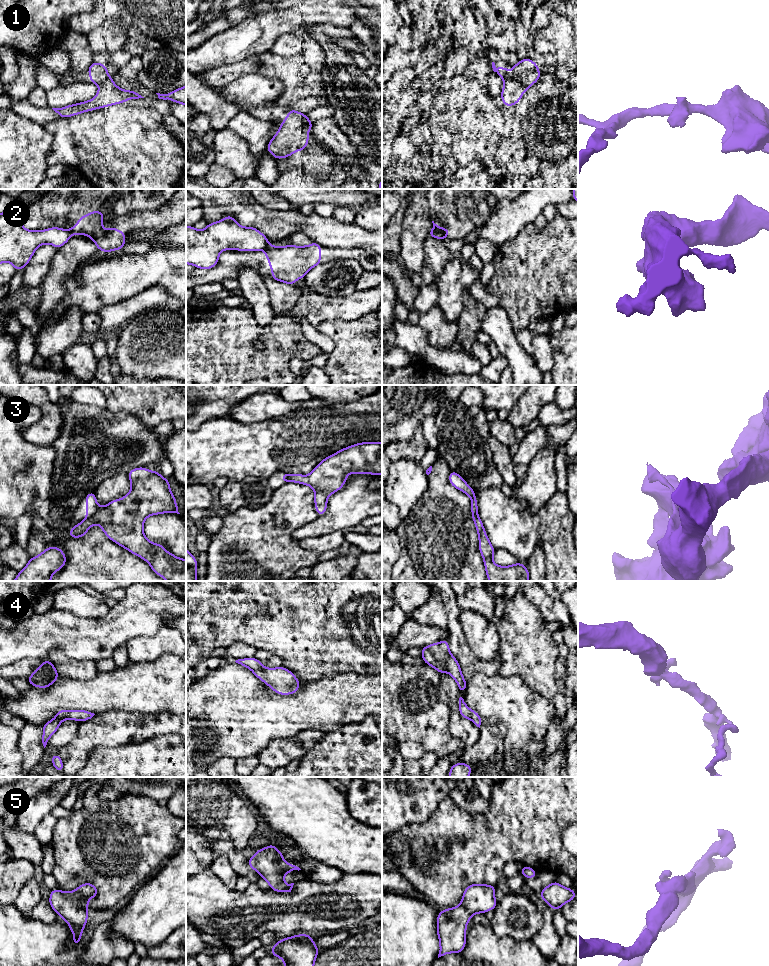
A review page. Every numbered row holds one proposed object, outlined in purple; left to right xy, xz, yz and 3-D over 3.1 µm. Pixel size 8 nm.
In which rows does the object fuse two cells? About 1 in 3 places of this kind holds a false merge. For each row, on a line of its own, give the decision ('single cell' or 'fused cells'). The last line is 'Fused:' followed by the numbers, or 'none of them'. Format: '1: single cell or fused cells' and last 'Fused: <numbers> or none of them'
1: fused cells
2: fused cells
3: fused cells
4: single cell
5: single cell
Fused: 1, 2, 3

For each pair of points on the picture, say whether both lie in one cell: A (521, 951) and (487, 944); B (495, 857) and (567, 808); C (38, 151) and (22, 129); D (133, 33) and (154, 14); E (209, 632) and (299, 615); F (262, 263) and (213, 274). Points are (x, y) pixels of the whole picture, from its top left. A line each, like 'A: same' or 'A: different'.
A: same
B: same
C: same
D: different
E: same
F: same

